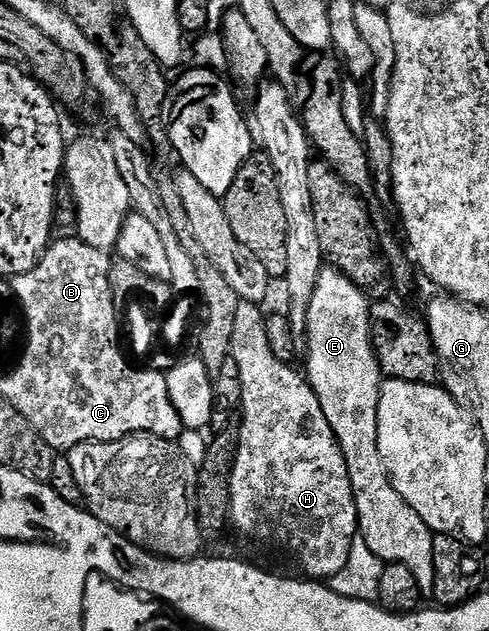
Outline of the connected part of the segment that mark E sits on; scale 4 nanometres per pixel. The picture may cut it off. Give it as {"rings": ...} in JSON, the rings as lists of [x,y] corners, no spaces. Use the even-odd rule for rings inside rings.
{"rings":[[[336,268],[322,269],[311,304],[305,317],[305,350],[309,353],[304,369],[310,386],[335,432],[343,460],[347,460],[347,476],[351,476],[357,505],[359,534],[375,556],[385,564],[403,564],[419,580],[422,595],[433,592],[435,560],[433,536],[427,524],[395,492],[383,456],[379,456],[379,392],[383,375],[373,347],[373,326],[369,323],[371,305],[366,291]],[[309,369],[309,370],[308,370]]]}

